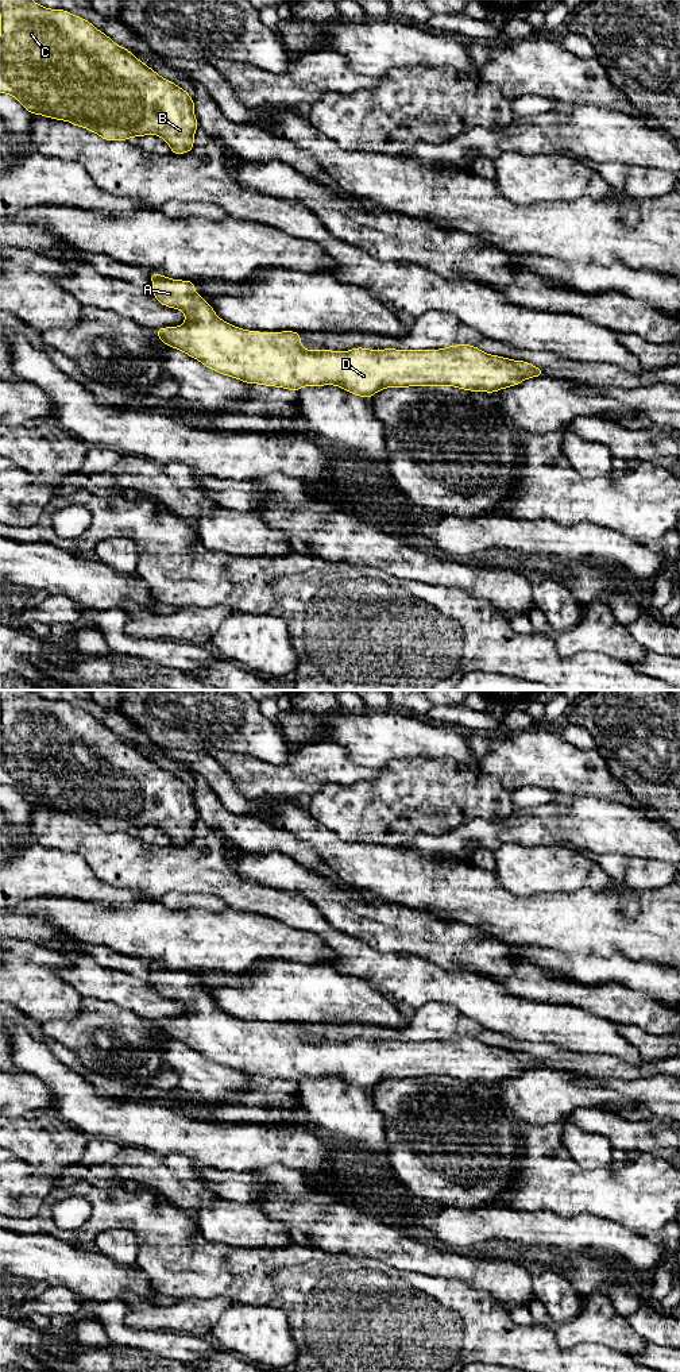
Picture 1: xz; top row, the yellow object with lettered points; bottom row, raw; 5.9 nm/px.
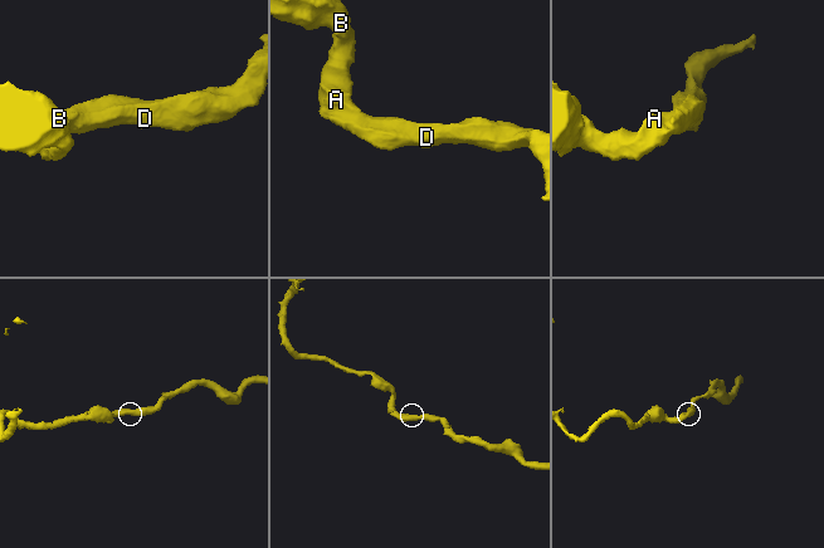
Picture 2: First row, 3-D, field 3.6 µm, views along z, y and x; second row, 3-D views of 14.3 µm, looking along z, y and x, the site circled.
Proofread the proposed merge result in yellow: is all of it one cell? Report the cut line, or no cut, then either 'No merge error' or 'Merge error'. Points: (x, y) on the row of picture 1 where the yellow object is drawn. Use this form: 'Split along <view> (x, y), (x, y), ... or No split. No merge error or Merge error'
No split. No merge error

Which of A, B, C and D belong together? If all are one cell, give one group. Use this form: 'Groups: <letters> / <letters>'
Groups: A B C D

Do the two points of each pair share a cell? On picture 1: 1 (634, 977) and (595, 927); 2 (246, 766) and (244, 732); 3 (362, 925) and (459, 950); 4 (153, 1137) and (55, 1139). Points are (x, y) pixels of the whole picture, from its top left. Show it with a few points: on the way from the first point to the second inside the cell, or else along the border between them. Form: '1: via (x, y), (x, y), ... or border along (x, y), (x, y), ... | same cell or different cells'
1: border along (584, 954), (619, 952), (634, 960), (646, 960) | different cells
2: border along (213, 754), (247, 754), (275, 766) | different cells
3: via (386, 927), (417, 932), (435, 939) | same cell
4: border along (62, 1118), (91, 1136) | different cells

